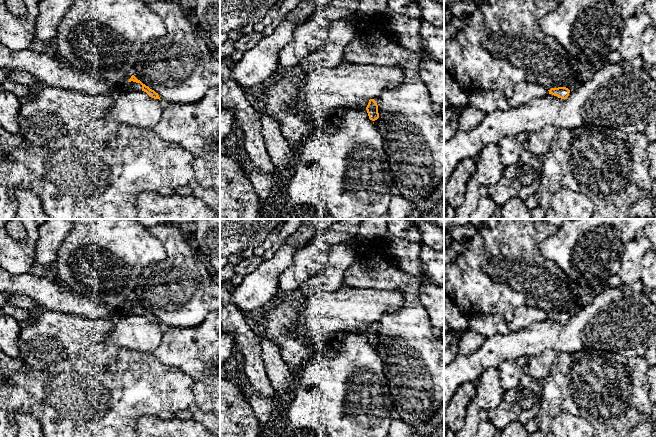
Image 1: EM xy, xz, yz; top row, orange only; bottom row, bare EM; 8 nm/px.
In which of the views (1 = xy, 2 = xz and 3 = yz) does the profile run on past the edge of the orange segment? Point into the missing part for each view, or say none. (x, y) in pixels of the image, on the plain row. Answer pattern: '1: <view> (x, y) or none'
1: xy (135, 310)
2: xz (363, 328)
3: none

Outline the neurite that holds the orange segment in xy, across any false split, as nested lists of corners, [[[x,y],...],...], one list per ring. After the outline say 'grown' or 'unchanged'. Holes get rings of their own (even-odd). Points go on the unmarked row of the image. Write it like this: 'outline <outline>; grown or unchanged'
outline [[[134,299],[131,300],[129,303],[127,309],[132,312],[133,314],[137,315],[144,315],[146,316],[150,321],[154,323],[160,323],[158,317],[156,317],[154,314],[150,313],[148,310],[143,308],[140,304],[138,304]]]; grown

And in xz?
outline [[[374,323],[364,324],[357,327],[361,332],[365,332],[367,334],[369,343],[375,345],[379,342],[378,337],[378,329],[374,325]]]; grown

